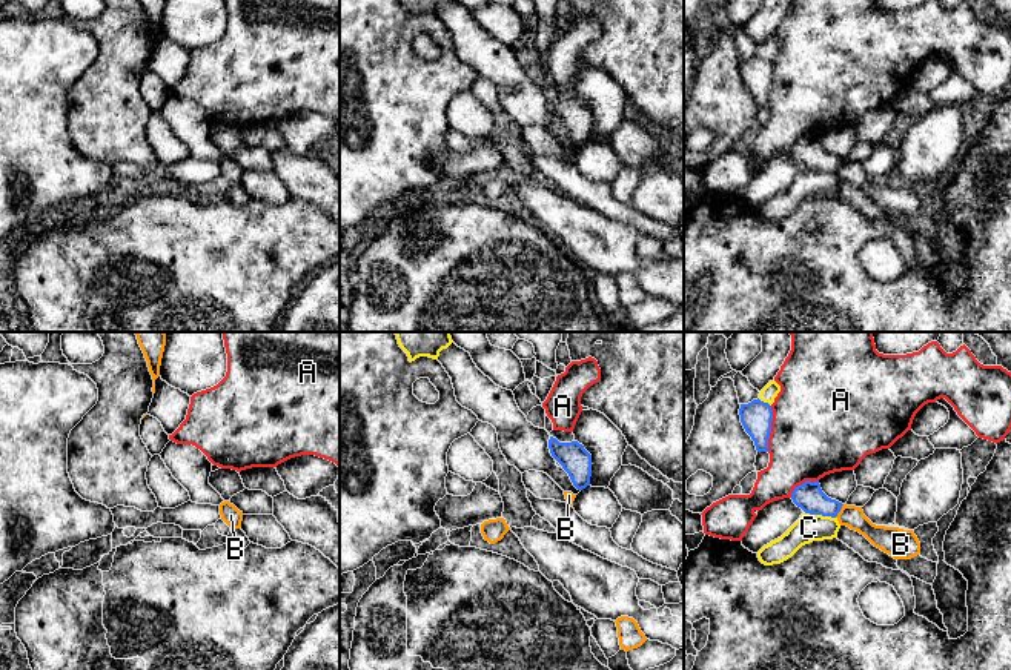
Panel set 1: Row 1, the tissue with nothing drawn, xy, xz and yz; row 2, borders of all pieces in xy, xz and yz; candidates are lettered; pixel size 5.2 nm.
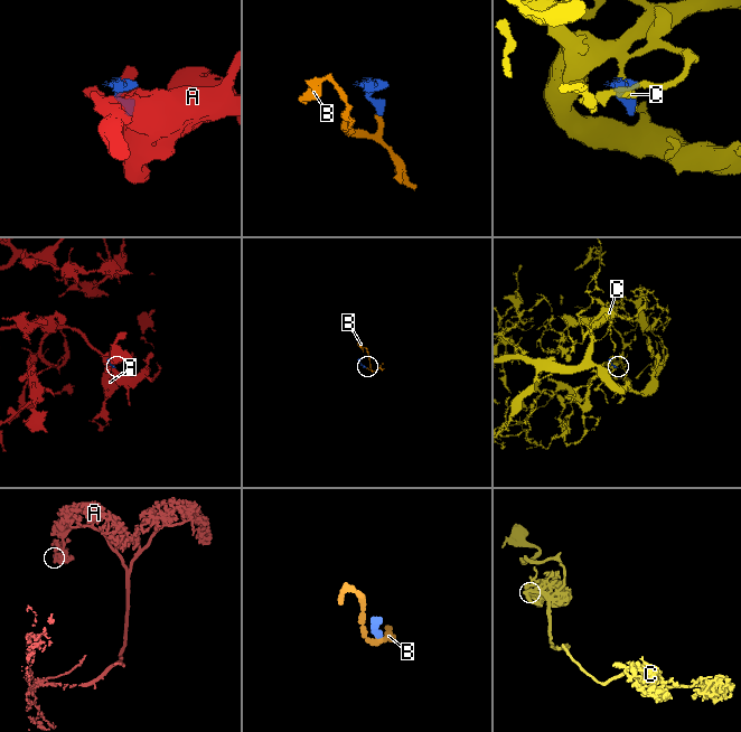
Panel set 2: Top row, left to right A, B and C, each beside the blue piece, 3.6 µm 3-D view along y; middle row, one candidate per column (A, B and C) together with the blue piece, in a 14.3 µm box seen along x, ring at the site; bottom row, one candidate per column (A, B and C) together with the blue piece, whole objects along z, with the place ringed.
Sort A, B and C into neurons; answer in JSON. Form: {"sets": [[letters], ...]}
{"sets": [["A"], ["B"], ["C"]]}

